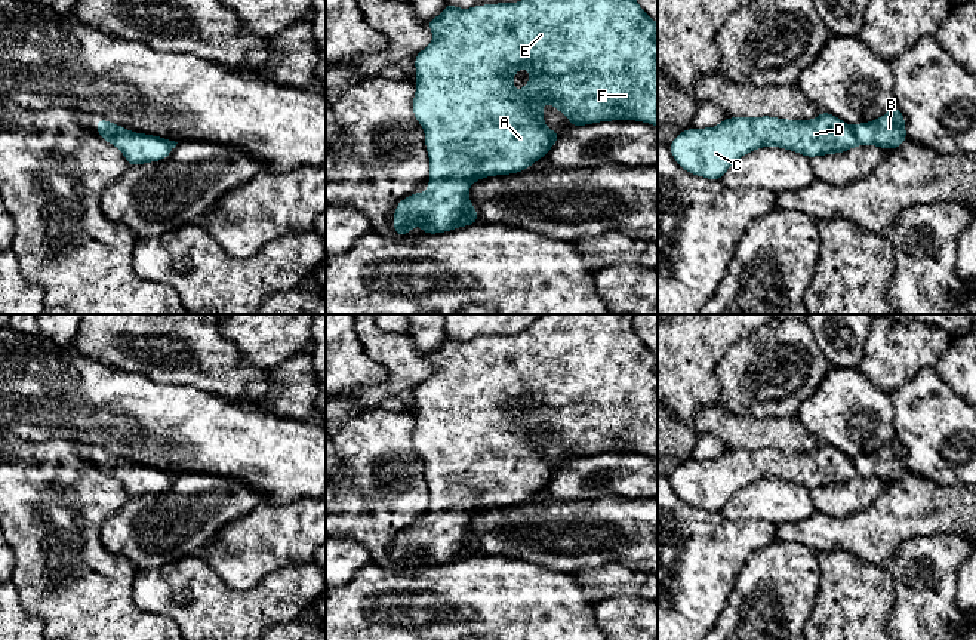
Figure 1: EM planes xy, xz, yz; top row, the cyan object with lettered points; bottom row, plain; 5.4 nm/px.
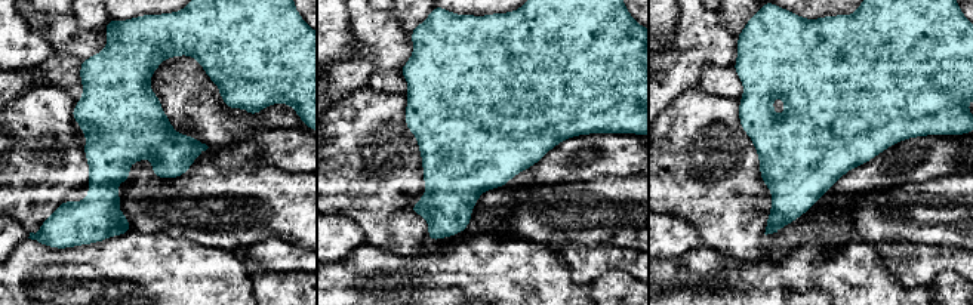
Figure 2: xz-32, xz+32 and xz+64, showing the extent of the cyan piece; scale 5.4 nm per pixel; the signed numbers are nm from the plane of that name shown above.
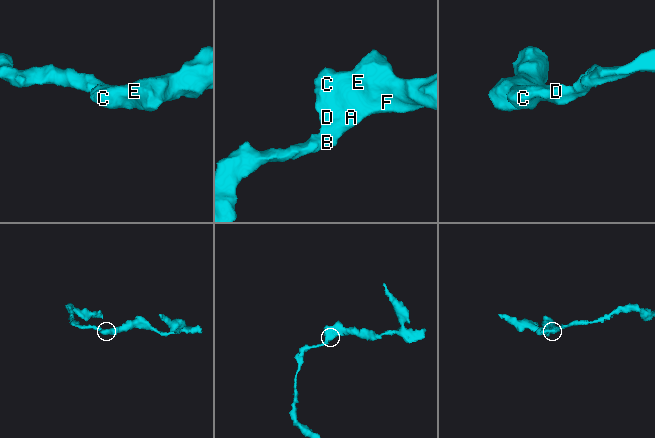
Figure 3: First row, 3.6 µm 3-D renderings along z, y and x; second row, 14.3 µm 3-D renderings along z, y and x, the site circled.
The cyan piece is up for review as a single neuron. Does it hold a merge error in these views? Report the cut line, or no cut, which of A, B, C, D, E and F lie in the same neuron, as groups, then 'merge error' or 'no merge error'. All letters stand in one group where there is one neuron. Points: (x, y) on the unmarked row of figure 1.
no cut; A B C D E F; no merge error

